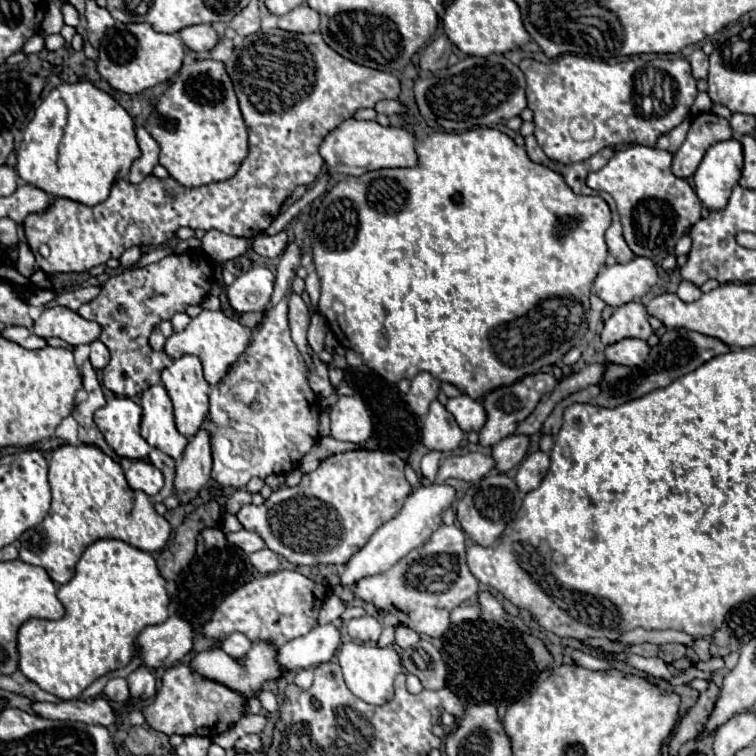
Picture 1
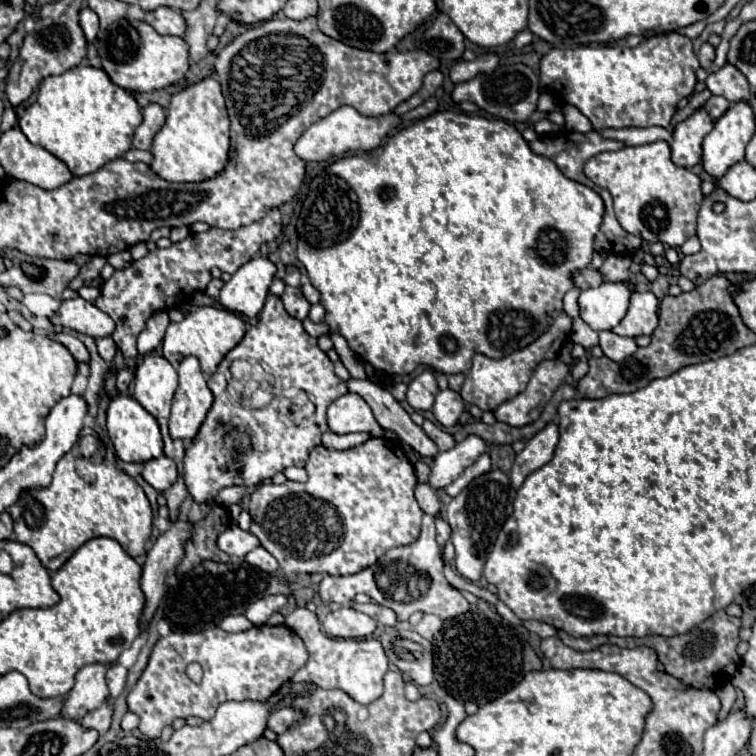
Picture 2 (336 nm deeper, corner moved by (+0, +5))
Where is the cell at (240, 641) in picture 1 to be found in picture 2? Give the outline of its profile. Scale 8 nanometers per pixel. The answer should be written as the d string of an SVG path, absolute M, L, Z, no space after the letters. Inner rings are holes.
M236 614L236 616L226 616L220 622L220 628L226 632L244 632L244 630L252 628L252 622L244 614Z

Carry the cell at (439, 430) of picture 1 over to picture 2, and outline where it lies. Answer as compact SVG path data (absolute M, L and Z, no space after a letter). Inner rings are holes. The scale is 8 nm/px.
M450 388L440 390L440 392L436 394L436 402L434 402L434 406L432 406L432 412L434 412L436 420L438 420L442 426L450 428L450 426L456 424L456 420L458 420L460 414L464 412L464 400L460 398L458 392L454 392L454 390L450 390Z

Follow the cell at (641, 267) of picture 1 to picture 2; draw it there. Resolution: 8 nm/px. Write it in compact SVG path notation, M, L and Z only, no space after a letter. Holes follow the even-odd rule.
M604 282L604 284L596 286L596 288L582 290L582 294L578 298L580 316L596 332L600 332L600 330L612 330L624 318L624 314L628 312L630 294L632 294L632 288L626 282Z

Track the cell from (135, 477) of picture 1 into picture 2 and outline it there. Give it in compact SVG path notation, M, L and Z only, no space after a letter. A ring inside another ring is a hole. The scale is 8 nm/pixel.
M160 456L160 458L154 458L154 460L144 462L142 478L144 478L152 488L156 488L158 492L168 490L168 488L176 482L176 476L178 476L178 472L176 472L174 460L166 458L166 456Z

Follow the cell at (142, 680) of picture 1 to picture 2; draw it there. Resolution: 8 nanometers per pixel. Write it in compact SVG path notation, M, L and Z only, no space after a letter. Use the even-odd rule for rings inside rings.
M106 700L100 708L88 712L88 714L82 718L82 726L84 726L84 728L94 728L94 730L98 730L100 734L104 734L104 732L108 732L110 726L112 726L112 714L114 714L112 704L110 704L110 700Z

